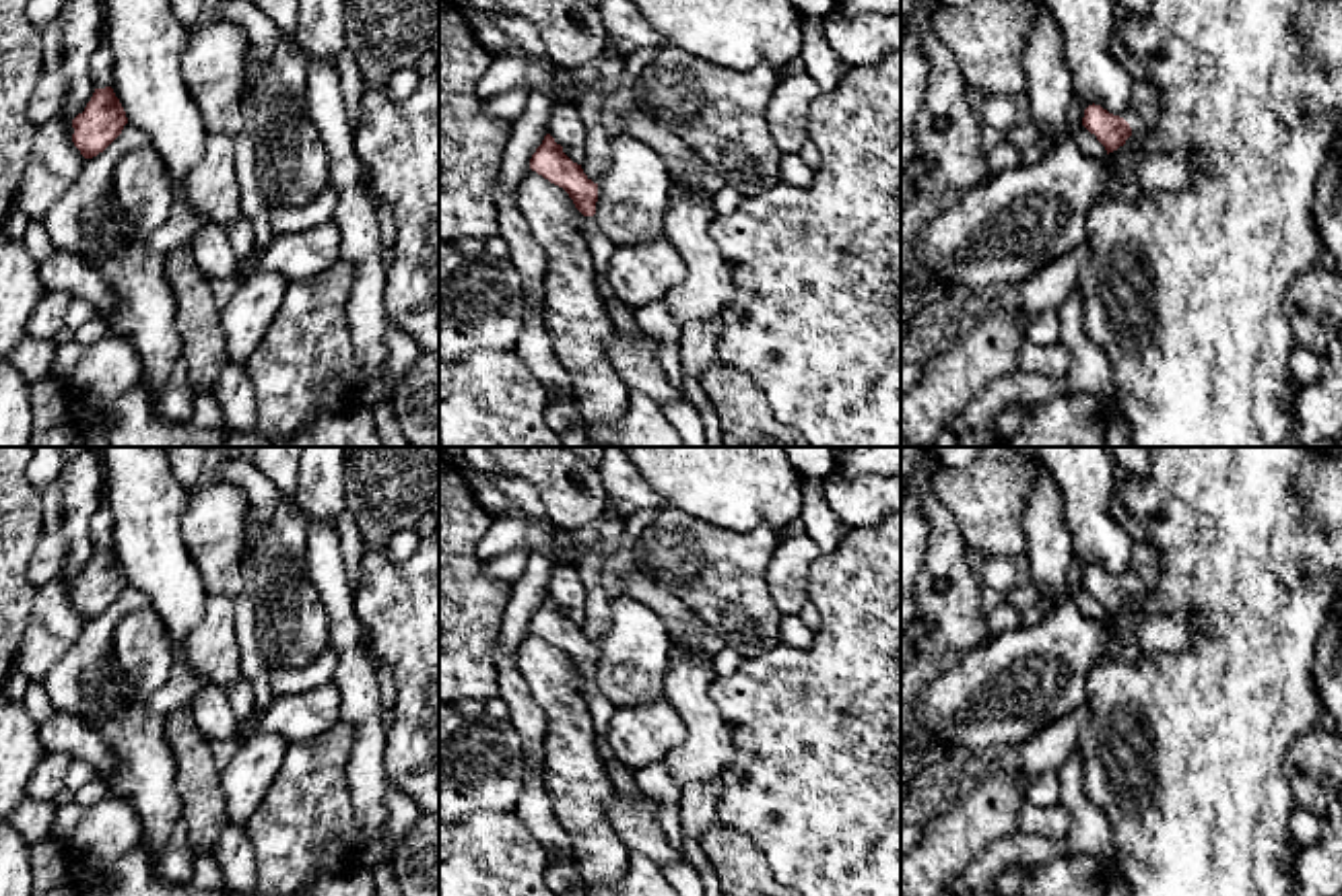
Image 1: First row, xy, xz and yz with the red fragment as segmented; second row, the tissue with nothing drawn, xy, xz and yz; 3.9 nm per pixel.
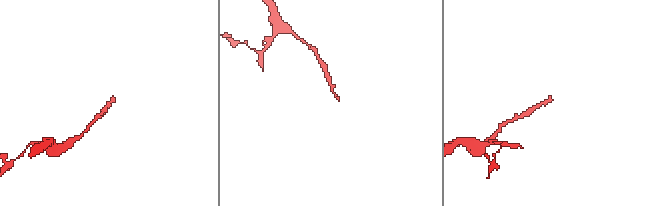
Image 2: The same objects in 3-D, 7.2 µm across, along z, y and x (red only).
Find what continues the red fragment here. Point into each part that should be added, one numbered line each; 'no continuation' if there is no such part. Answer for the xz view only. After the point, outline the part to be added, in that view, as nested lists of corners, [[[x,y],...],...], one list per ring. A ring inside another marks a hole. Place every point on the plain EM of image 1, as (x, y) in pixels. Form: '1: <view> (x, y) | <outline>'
1: xz (600, 709) | [[[583,678],[581,694],[588,702],[596,729],[602,733],[616,709],[600,692],[594,678]]]

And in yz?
1: yz (1145, 567) | [[[1140,542],[1132,550],[1130,571],[1123,575],[1123,581],[1130,585],[1132,593],[1146,597],[1156,589],[1161,575],[1161,556],[1154,546]]]

